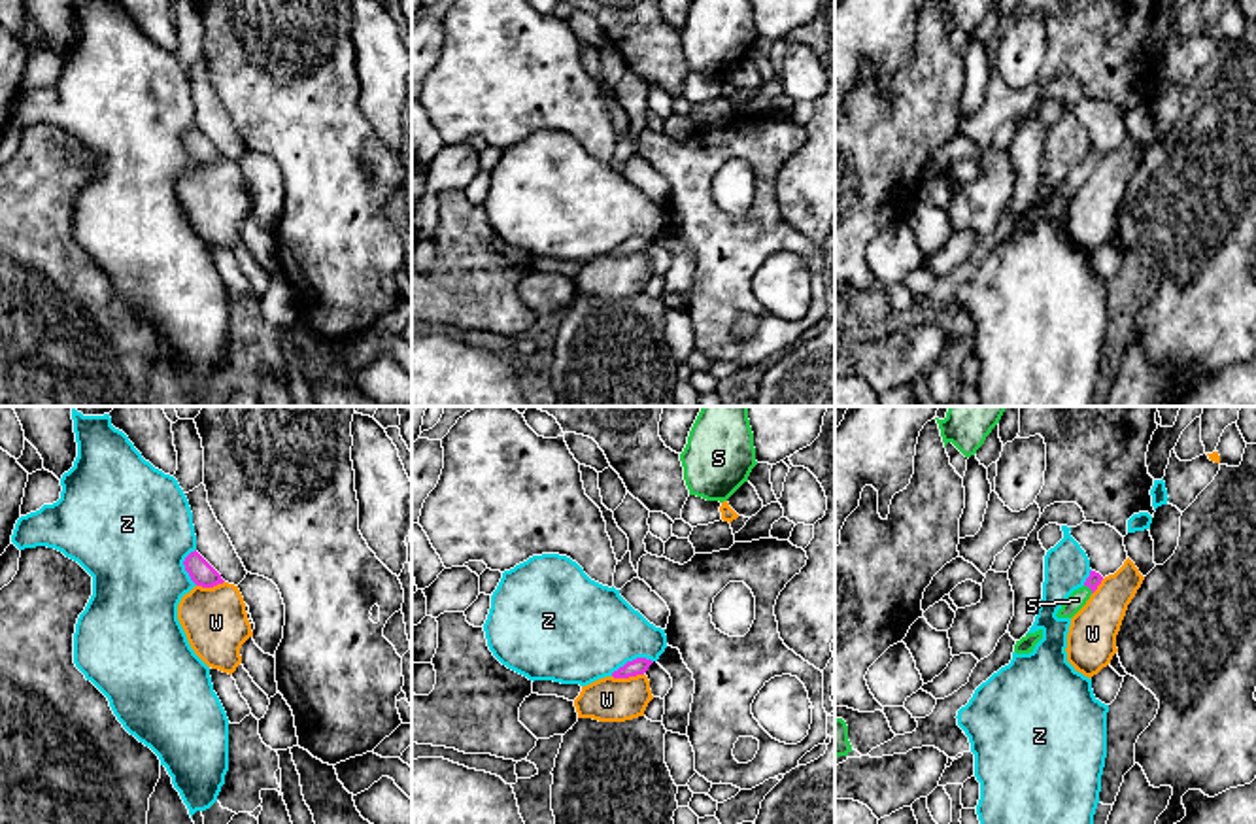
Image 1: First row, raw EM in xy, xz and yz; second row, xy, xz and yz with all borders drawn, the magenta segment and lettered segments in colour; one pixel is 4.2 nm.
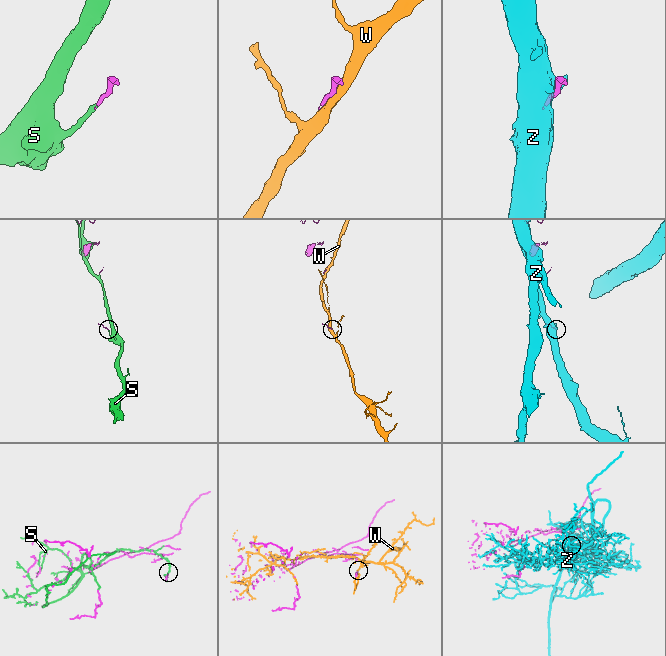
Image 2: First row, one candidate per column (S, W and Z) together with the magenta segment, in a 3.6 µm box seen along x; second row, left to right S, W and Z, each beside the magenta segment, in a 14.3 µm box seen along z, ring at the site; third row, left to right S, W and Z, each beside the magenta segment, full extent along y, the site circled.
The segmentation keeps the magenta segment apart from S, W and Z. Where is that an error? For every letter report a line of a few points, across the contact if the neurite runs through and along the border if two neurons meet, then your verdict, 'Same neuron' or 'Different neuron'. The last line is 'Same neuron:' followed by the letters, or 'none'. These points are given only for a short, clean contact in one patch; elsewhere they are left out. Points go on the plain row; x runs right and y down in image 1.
S: Same neuron
W: Different neuron
Z: Different neuron
Same neuron: S

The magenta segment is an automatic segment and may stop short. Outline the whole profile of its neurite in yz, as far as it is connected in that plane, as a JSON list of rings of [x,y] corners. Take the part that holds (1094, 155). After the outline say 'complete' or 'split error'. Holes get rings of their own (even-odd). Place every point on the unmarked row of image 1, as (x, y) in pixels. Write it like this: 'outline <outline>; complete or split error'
outline [[[1090,147],[1090,153],[1086,155],[1084,163],[1075,166],[1067,178],[1058,187],[1058,195],[1073,195],[1090,176],[1090,172],[1097,166],[1103,153],[1095,147]]]; split error

